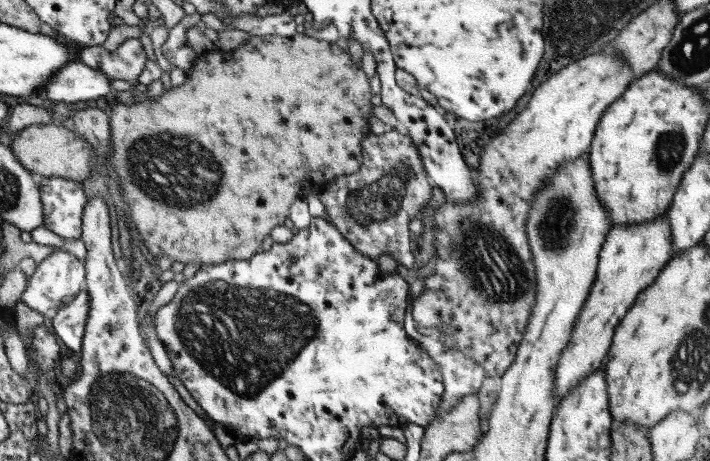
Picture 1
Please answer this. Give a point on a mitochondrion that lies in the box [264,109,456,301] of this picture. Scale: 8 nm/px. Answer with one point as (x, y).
(365, 206)

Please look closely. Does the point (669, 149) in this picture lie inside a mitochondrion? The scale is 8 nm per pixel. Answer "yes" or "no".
yes

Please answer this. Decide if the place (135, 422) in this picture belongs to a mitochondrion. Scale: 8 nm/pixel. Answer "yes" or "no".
yes

